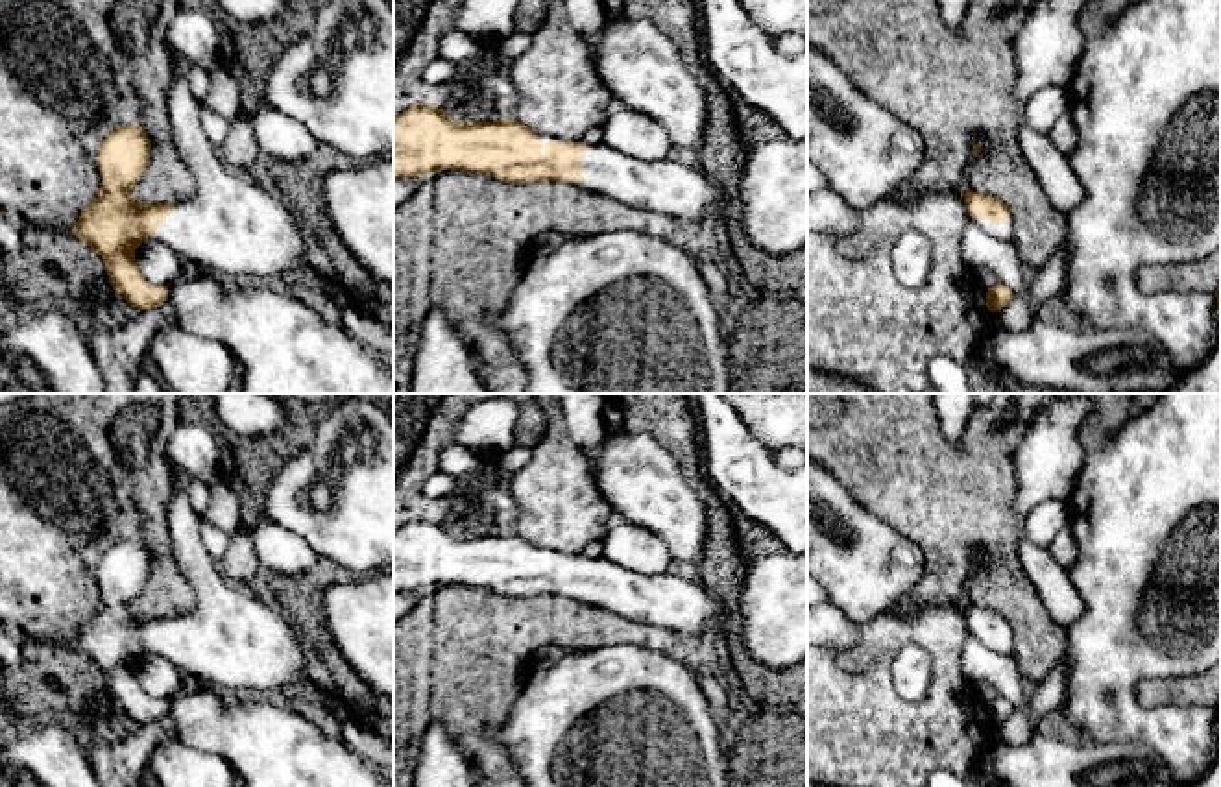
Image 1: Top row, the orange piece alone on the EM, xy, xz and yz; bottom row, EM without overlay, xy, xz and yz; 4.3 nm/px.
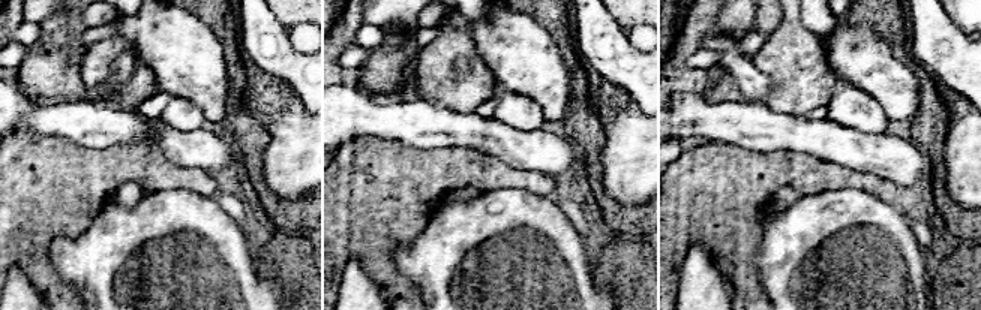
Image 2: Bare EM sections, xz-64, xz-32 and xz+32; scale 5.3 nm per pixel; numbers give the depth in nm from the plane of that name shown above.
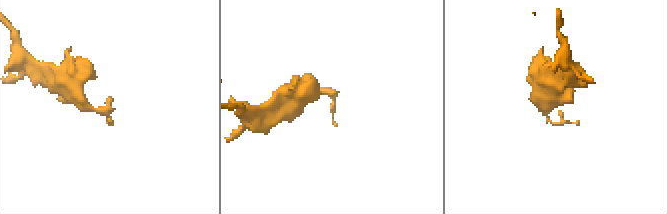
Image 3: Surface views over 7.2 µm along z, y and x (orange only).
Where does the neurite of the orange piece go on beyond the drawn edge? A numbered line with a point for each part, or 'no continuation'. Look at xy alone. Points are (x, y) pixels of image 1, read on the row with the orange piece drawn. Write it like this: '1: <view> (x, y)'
1: xy (231, 226)

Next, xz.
1: xz (678, 191)

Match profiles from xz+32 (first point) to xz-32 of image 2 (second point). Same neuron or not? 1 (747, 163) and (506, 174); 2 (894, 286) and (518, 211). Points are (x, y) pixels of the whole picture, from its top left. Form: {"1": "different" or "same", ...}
{"1": "same", "2": "same"}

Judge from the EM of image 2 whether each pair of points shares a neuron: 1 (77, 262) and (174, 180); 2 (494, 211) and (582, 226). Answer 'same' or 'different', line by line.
1: different
2: different

